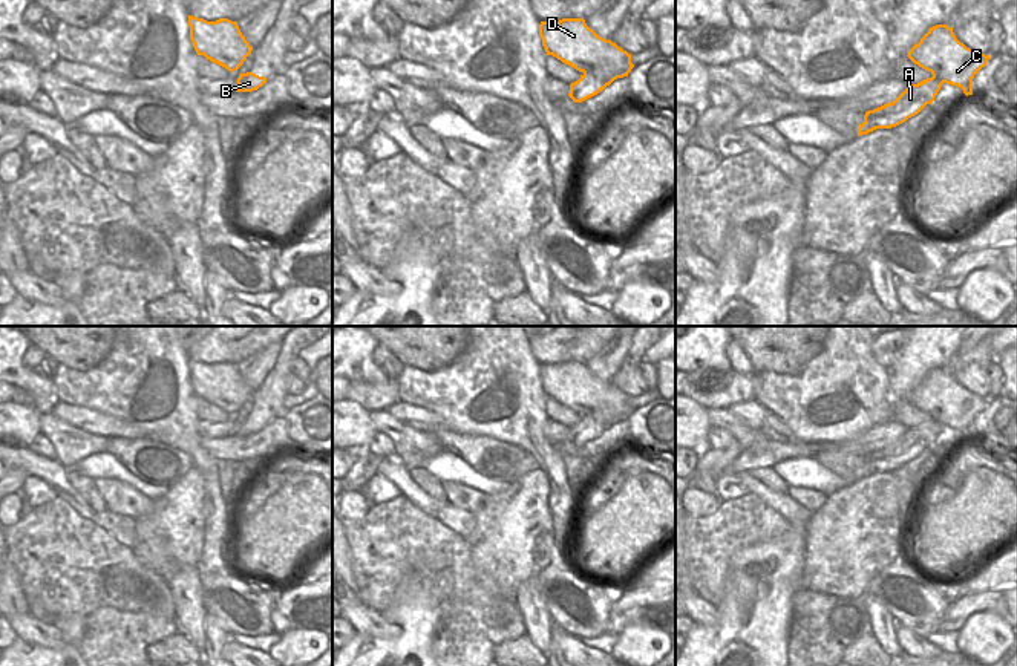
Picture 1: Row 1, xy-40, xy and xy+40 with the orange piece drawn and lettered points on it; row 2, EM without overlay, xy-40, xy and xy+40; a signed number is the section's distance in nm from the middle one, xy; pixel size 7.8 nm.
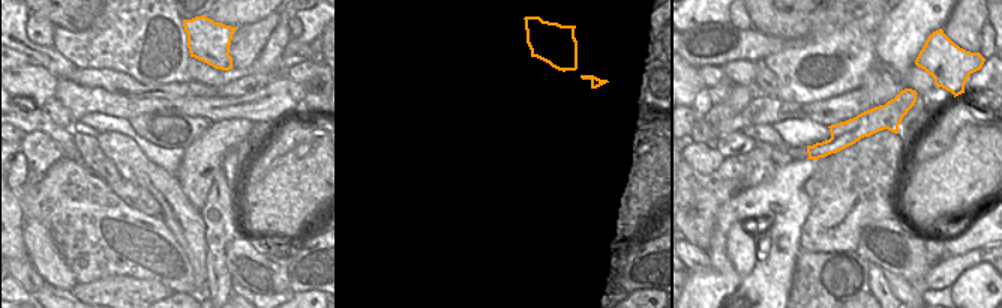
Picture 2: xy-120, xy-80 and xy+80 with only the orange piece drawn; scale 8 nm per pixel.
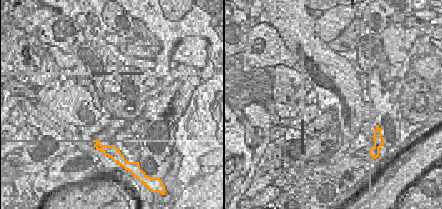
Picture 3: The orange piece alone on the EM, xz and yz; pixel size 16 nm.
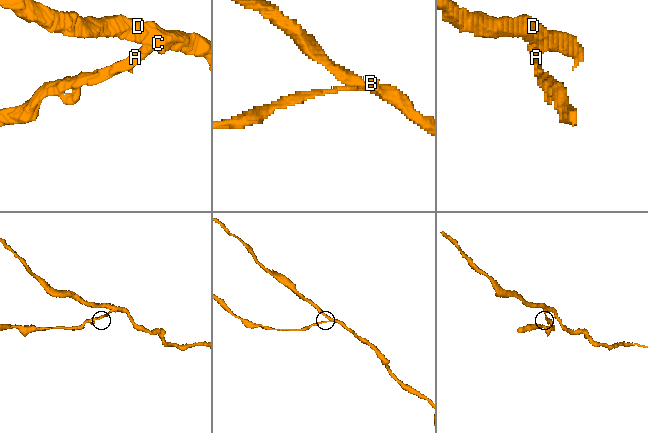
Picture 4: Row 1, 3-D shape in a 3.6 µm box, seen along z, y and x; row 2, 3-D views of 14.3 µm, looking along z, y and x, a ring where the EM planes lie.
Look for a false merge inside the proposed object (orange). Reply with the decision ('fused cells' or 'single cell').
fused cells

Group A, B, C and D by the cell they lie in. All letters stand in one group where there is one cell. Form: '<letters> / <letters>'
A B / C D

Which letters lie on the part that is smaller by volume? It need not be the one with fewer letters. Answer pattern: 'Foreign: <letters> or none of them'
Foreign: A, B

